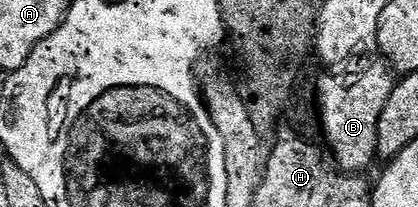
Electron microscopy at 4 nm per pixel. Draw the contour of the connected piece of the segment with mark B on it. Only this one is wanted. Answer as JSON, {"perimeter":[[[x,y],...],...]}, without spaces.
{"perimeter":[[[383,62],[380,63],[366,68],[353,83],[337,91],[324,91],[321,95],[319,92],[318,115],[322,127],[324,123],[324,135],[328,138],[330,151],[332,146],[335,166],[341,171],[364,173],[372,162],[377,162],[378,117],[382,117],[382,109],[386,101],[390,101],[394,86],[393,72]]]}

